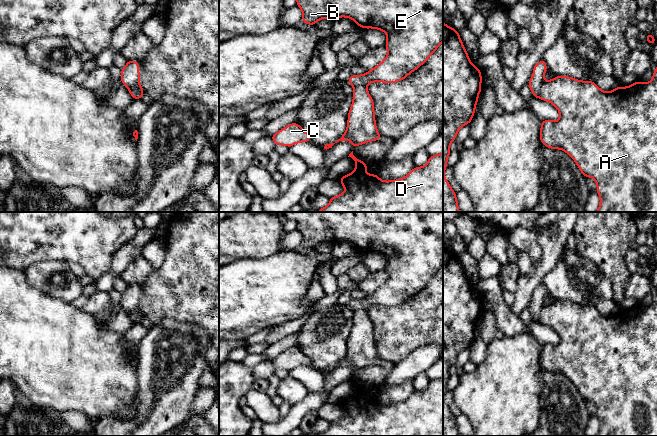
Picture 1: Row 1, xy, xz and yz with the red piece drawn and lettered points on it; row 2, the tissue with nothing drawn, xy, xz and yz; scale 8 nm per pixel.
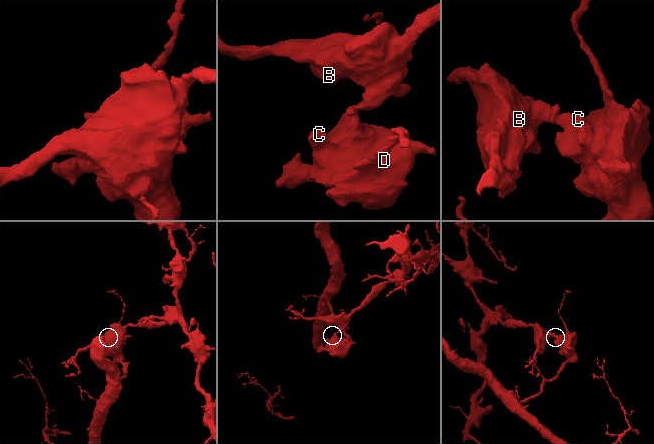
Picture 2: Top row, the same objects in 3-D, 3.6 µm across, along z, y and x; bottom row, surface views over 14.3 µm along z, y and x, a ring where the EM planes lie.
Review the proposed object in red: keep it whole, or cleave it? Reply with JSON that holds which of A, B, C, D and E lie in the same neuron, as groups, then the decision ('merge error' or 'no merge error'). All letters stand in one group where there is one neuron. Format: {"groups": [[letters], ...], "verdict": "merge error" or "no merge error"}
{"groups": [["A", "C", "D"], ["B", "E"]], "verdict": "merge error"}

